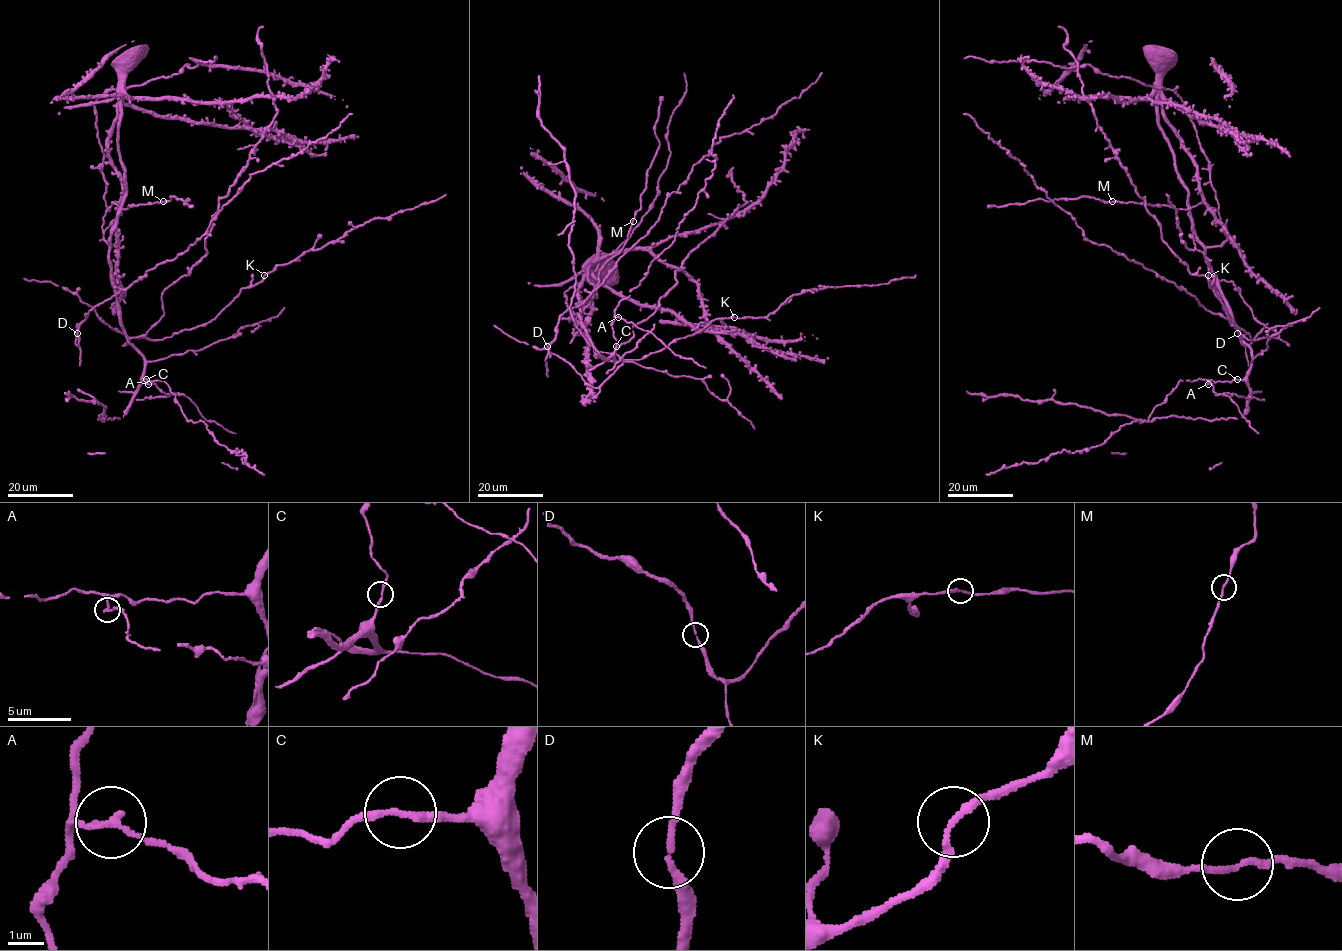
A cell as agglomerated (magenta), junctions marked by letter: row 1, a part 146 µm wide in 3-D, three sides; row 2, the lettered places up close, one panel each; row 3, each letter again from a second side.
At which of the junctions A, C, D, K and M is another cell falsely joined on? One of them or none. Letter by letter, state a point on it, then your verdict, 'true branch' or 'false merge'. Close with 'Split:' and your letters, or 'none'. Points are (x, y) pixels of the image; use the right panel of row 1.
A: (1208, 384) | false merge
C: (1237, 379) | true branch
D: (1237, 333) | true branch
K: (1208, 275) | true branch
M: (1112, 201) | true branch
Split: A

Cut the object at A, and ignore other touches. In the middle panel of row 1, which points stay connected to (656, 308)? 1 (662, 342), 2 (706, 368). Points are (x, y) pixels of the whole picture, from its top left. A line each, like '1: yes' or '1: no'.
1: no
2: no

